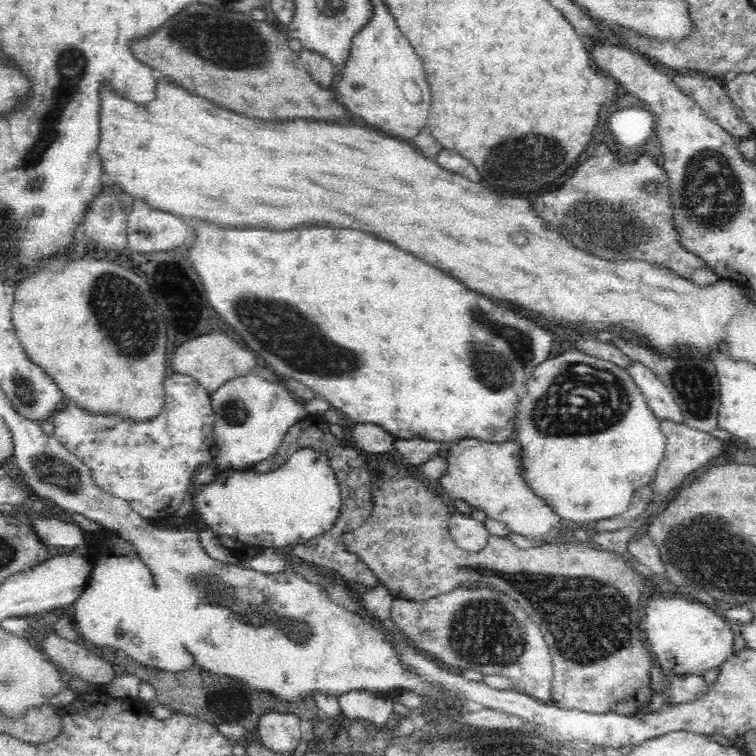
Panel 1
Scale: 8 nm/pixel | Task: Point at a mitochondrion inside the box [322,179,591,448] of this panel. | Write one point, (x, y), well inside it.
(496, 367)

